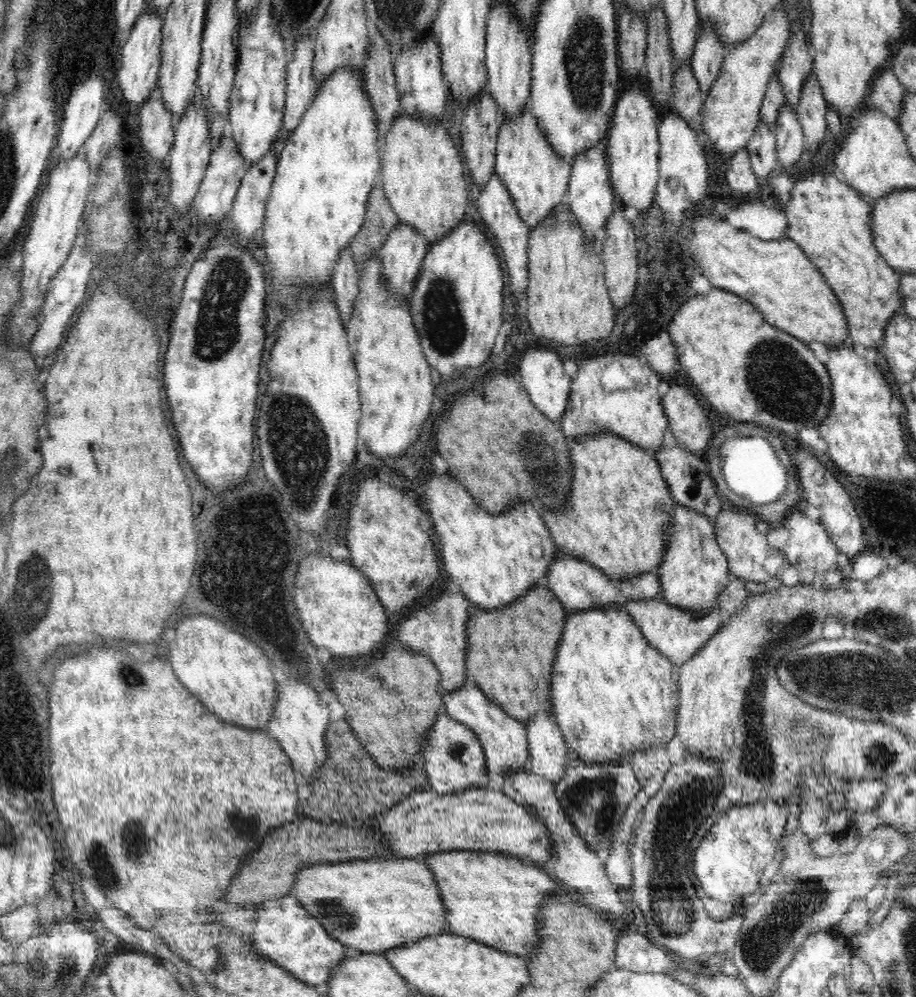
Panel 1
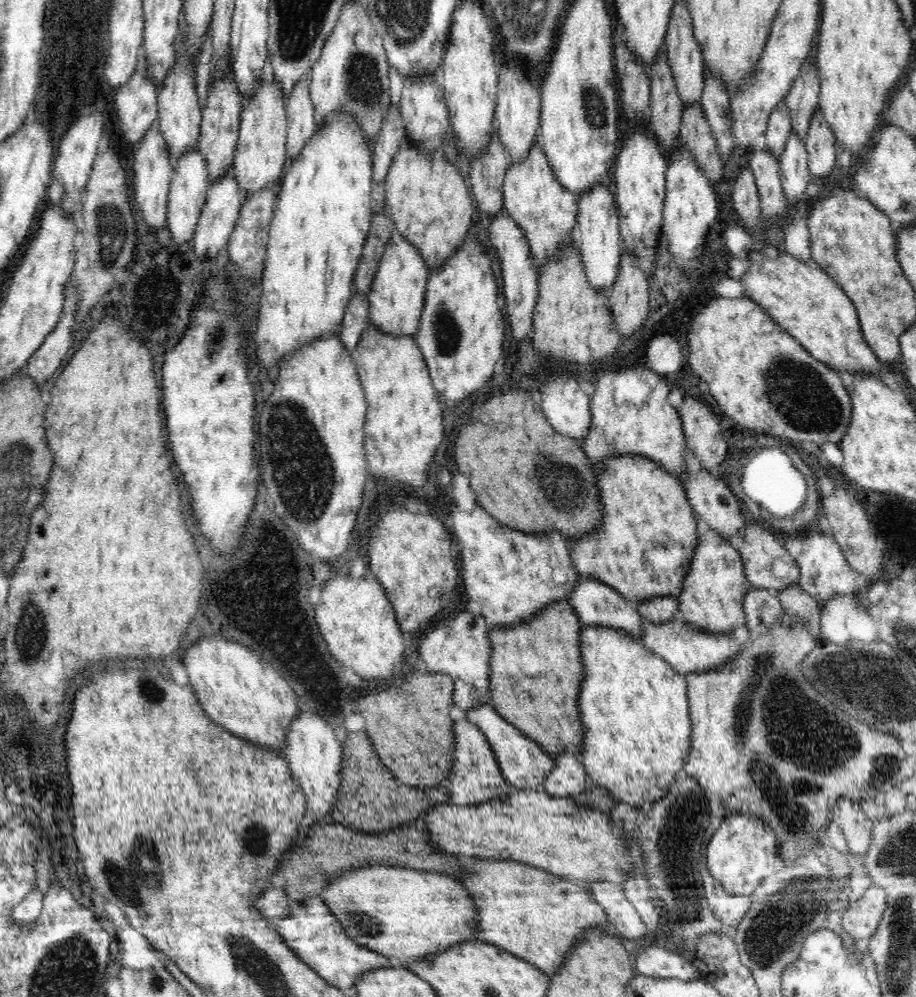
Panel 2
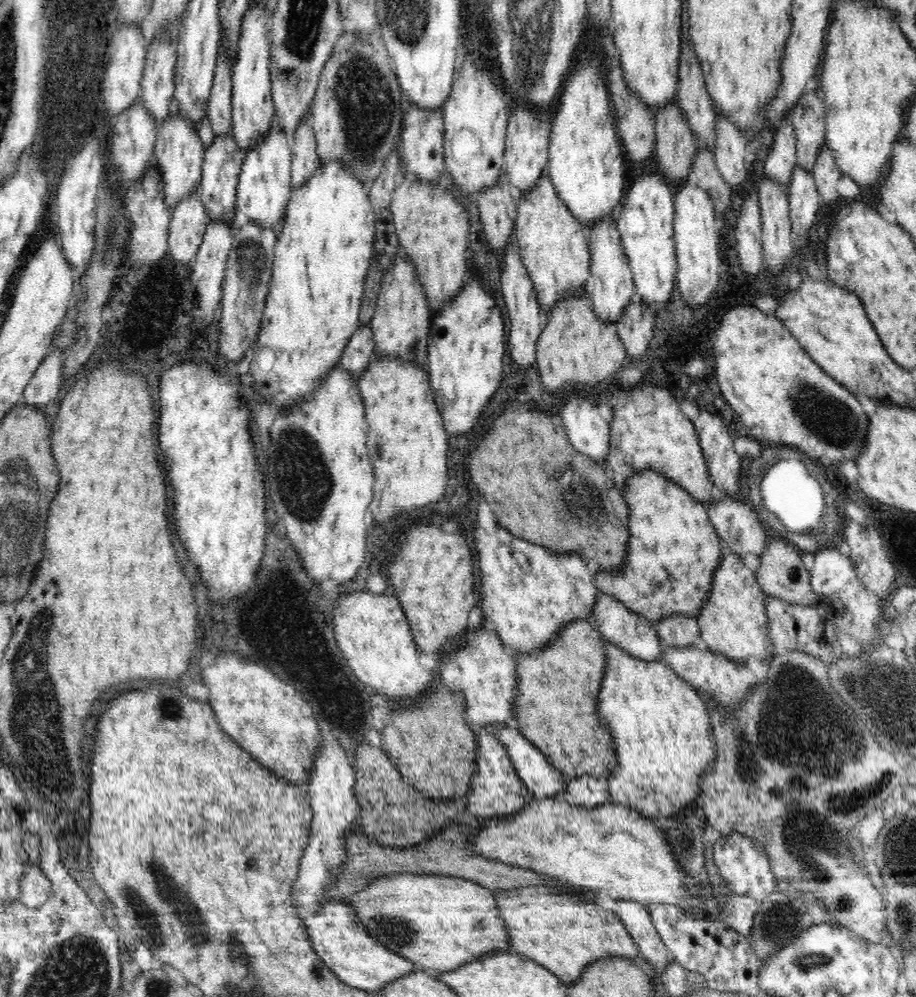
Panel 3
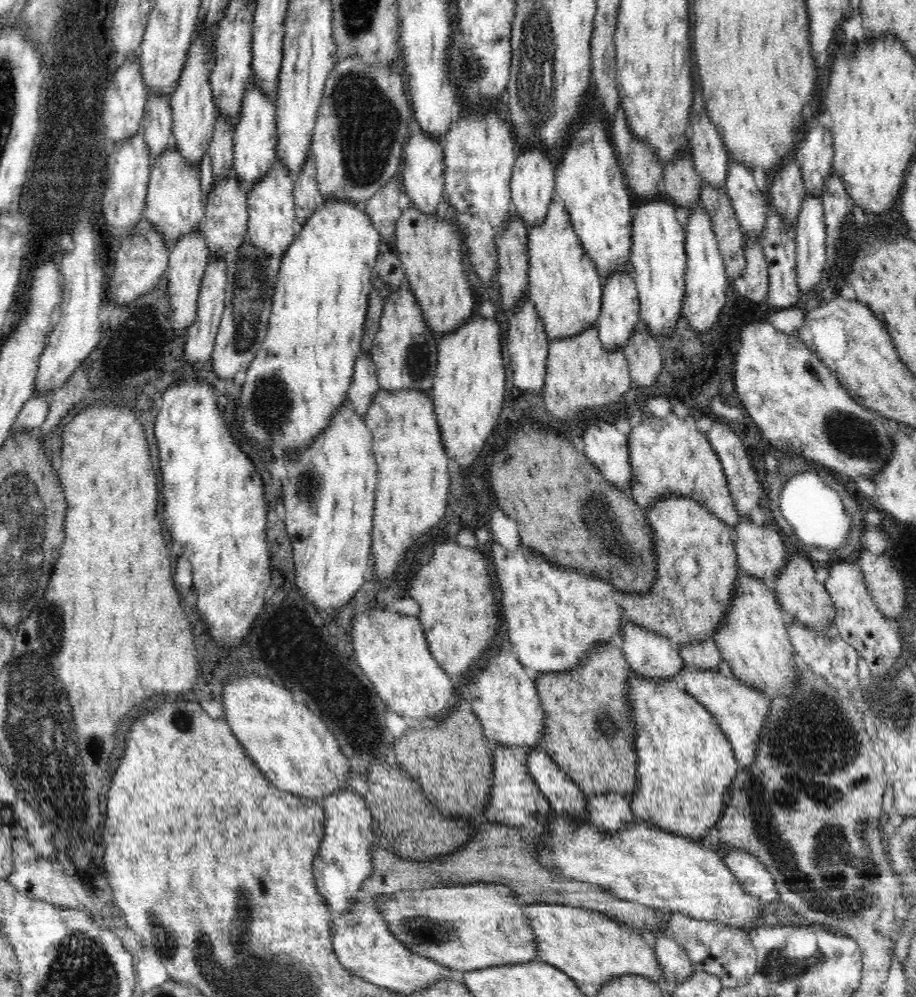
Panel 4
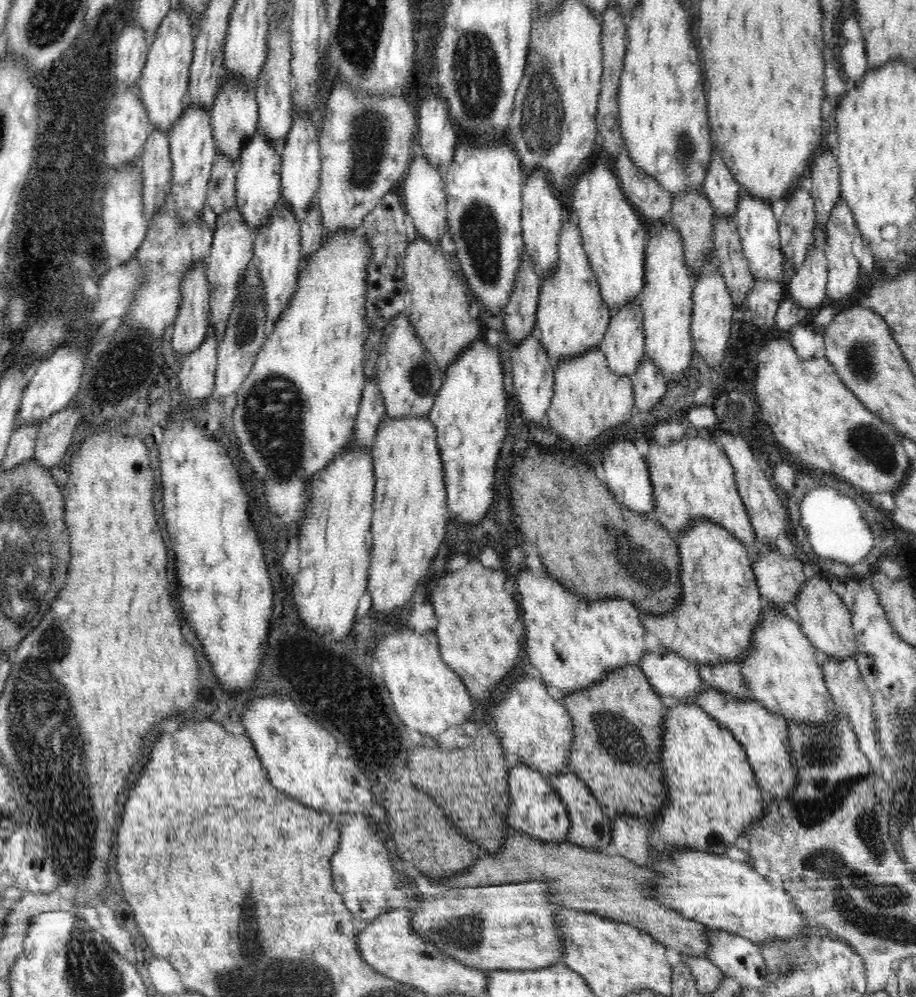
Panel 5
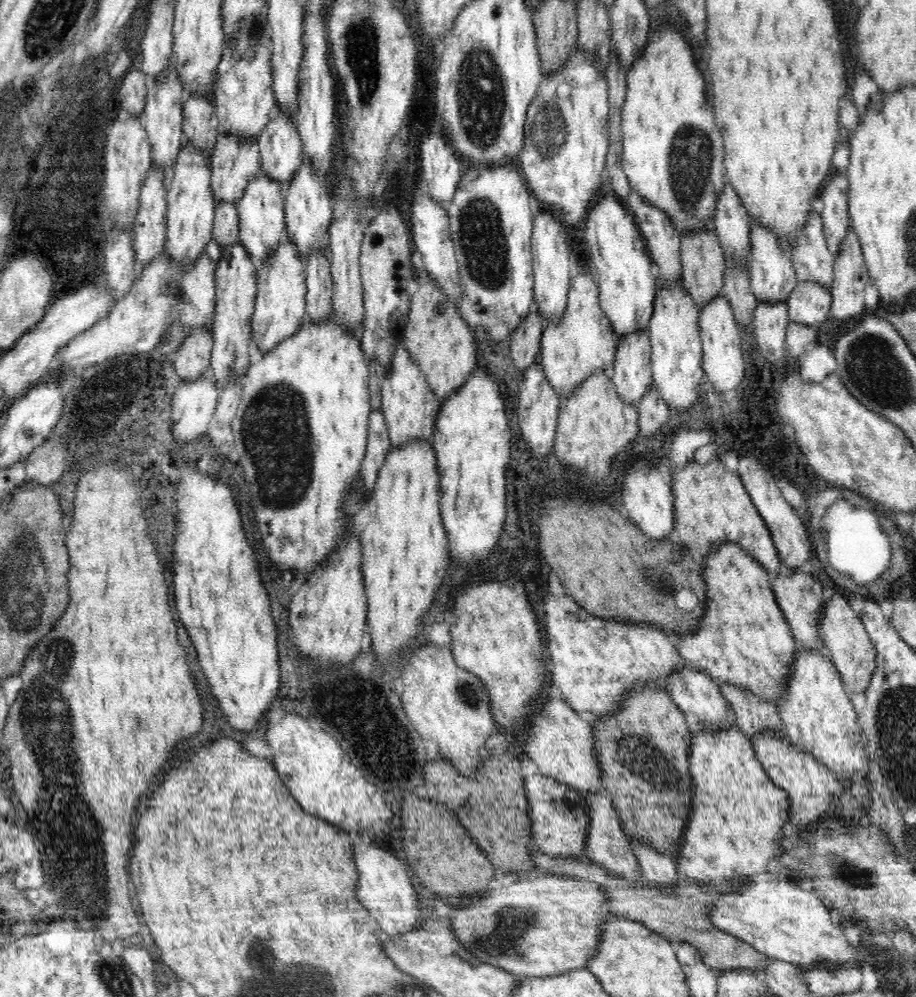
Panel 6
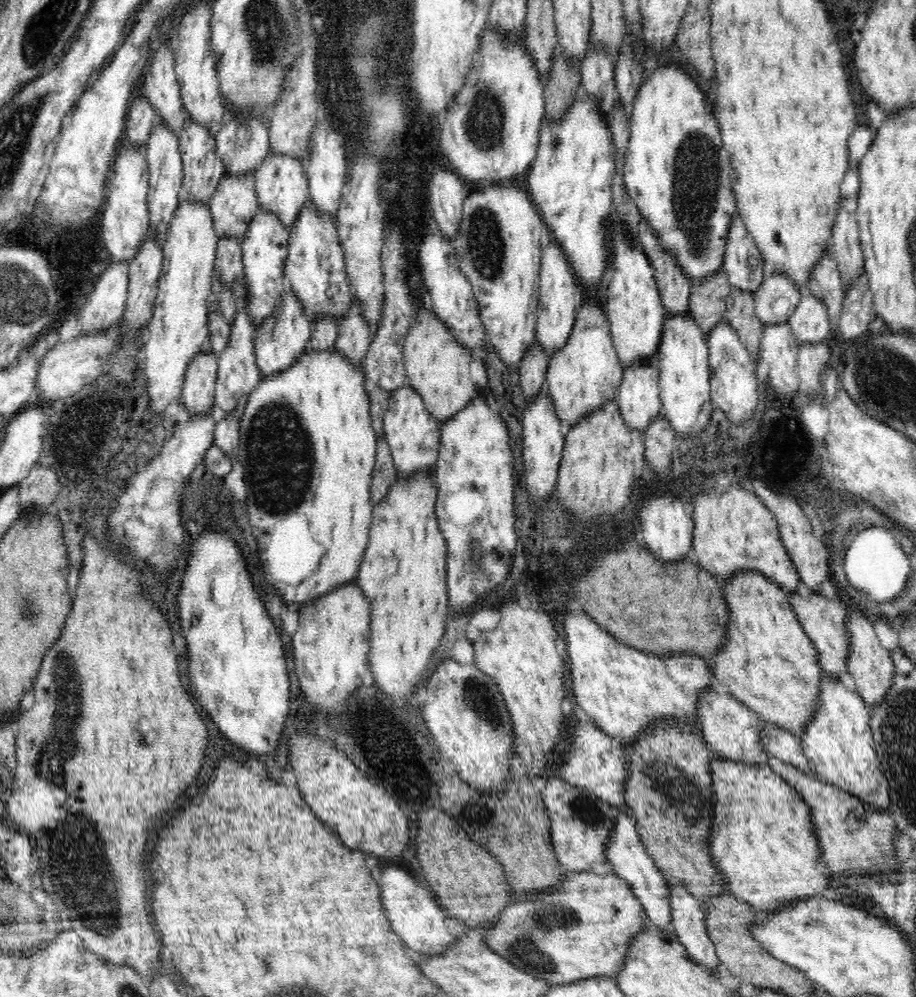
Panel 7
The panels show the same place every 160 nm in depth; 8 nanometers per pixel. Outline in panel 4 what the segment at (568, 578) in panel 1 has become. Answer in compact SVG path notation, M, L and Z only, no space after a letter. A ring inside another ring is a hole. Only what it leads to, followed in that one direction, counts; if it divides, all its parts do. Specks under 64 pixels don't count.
M623 618L622 652L632 670L648 679L673 679L685 663L670 639Z

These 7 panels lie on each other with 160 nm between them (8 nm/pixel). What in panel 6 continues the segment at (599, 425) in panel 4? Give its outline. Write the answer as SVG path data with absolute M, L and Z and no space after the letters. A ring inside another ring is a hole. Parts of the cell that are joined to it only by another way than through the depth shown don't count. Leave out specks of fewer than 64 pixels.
M636 460L630 464L632 470L624 472L622 478L622 502L634 523L642 526L642 531L650 538L662 540L674 530L674 495L664 476L652 468L646 460Z

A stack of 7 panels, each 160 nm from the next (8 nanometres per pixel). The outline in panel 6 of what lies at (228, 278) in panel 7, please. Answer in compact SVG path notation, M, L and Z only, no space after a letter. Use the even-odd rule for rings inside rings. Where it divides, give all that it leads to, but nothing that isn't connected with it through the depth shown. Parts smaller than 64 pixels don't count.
M220 201L214 205L214 239L220 245L222 252L228 252L228 247L236 244L236 242L240 242L239 212L236 208L236 203L232 203L232 201Z

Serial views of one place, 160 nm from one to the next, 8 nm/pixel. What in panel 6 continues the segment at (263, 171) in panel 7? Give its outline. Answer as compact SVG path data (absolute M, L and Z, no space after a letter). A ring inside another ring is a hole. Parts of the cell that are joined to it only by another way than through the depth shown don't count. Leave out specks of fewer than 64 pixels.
M279 106L275 107L264 130L257 136L261 170L280 183L284 195L294 173L304 160L302 139L295 121Z

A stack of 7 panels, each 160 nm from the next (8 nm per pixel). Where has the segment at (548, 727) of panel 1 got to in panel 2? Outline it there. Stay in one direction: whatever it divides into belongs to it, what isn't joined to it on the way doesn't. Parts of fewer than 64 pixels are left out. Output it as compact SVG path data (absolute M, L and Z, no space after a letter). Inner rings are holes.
M562 751L553 758L554 770L548 774L543 789L552 796L580 796L591 782L576 754Z

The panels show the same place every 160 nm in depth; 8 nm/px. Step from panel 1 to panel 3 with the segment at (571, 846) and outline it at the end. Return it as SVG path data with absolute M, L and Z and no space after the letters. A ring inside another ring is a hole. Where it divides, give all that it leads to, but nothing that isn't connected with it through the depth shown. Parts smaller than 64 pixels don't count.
M619 900L611 910L621 918L623 925L639 948L640 956L649 960L649 964L653 965L657 974L661 975L667 967L667 956L670 952L654 928L647 908L639 902Z

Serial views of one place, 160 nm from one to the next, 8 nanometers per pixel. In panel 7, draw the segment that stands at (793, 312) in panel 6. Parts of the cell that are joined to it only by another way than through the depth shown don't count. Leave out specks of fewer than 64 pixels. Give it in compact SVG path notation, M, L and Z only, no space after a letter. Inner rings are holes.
M810 292L801 293L799 305L788 324L798 346L804 343L822 343L832 333L828 308Z

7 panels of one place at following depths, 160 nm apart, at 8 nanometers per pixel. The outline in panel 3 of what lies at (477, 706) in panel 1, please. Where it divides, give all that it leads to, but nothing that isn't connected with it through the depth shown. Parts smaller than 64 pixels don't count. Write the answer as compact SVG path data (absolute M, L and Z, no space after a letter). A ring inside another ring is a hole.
M508 726L491 727L493 734L502 742L518 777L533 794L534 799L558 797L568 783L568 777L551 764L548 757L533 746L519 730Z

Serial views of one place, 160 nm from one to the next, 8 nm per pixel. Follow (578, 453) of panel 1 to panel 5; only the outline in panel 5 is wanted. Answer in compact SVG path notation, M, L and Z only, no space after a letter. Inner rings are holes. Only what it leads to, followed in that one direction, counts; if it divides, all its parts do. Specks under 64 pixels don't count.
M692 519L675 540L680 555L682 595L670 612L658 616L654 613L642 613L641 623L644 630L655 634L663 647L693 663L715 665L720 661L736 661L742 664L741 658L751 645L753 630L761 619L761 608L764 607L752 570L752 554L728 530L708 519Z

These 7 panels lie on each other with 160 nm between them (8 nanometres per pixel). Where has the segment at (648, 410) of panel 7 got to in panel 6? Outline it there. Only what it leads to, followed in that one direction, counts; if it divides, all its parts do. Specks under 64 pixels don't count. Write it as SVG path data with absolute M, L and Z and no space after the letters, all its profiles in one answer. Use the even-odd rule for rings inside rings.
M634 331L628 334L625 334L623 337L619 338L616 354L616 360L614 360L614 376L612 377L614 386L618 391L624 403L634 405L637 410L637 404L640 402L640 399L645 396L645 394L651 389L653 384L653 373L651 366L651 344L649 339L649 331Z

